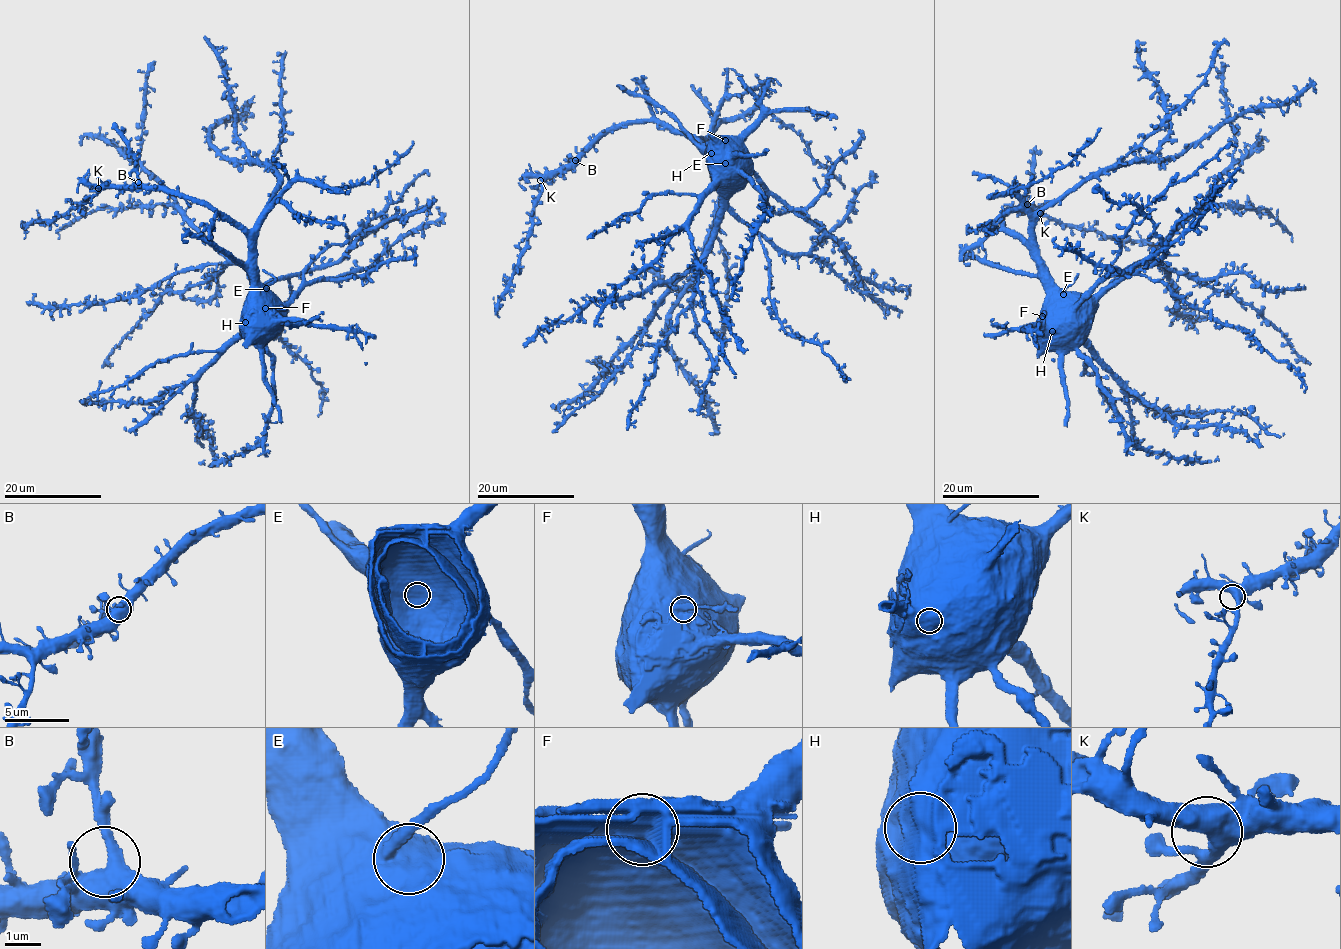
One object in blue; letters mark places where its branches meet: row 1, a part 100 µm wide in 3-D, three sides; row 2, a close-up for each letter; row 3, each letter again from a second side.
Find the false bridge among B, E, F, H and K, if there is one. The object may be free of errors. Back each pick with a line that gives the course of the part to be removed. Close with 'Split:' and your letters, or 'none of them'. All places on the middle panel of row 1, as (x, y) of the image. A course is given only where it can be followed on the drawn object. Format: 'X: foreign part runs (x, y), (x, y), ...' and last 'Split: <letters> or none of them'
F: foreign part runs (725, 140), (746, 139)
Split: F

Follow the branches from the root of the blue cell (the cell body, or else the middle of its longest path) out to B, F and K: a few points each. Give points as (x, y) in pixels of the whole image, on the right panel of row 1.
B: (1044, 262), (1026, 244), (1004, 231), (1000, 221), (1005, 214), (1019, 211), (1027, 204)
F: (1044, 262), (1047, 298), (1041, 316)
K: (1044, 262), (1026, 244), (1004, 231), (1000, 221), (1009, 211), (1040, 213)

